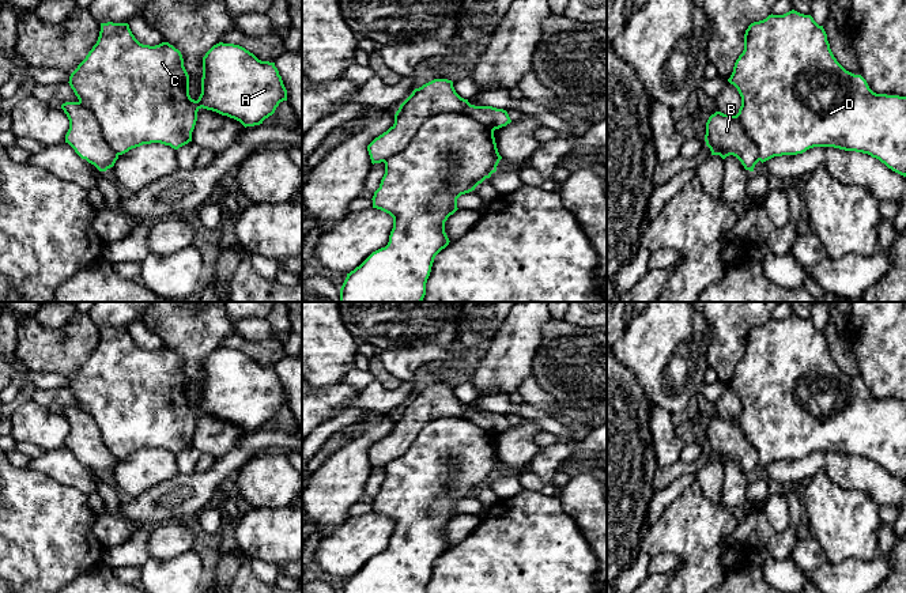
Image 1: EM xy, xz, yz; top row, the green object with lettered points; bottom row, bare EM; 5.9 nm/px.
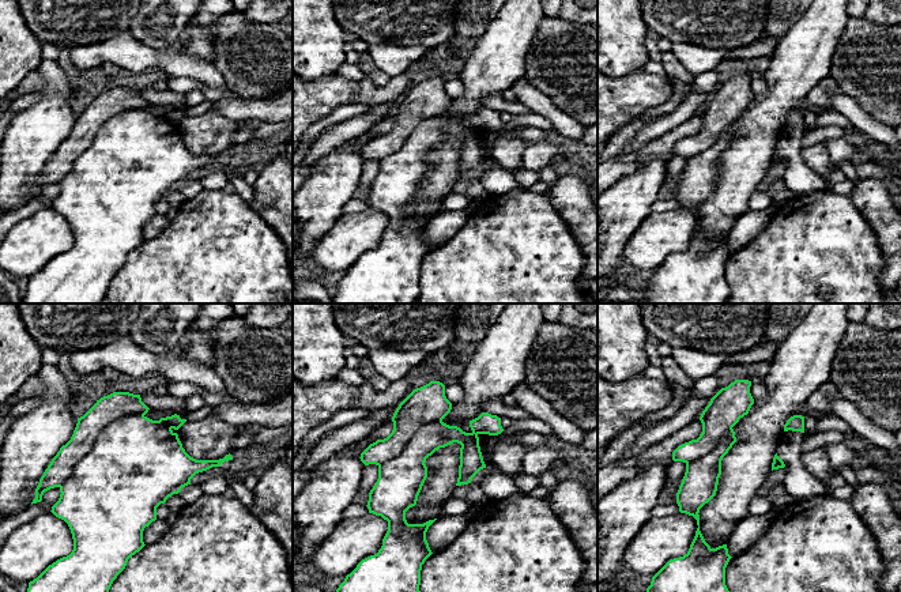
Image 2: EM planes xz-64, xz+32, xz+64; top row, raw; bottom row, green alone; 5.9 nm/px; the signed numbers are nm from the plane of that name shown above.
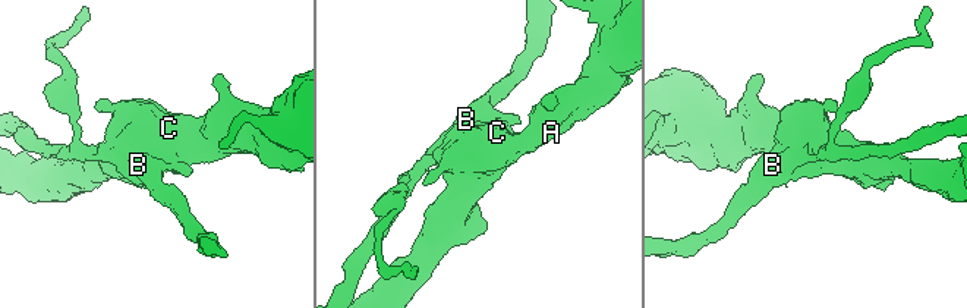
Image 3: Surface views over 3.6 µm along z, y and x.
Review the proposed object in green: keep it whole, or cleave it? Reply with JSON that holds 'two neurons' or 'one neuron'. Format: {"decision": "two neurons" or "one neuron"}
{"decision": "two neurons"}

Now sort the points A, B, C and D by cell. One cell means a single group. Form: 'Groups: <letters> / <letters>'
Groups: A C D / B

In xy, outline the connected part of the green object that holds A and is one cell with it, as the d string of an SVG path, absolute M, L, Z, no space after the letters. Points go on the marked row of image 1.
M113 22L101 23L97 44L71 73L68 83L79 103L95 116L105 141L117 155L151 143L178 150L192 141L197 112L201 107L234 118L246 128L263 124L275 113L280 102L287 101L287 90L275 63L261 61L245 48L223 42L214 45L203 57L201 94L195 101L189 95L189 75L178 49L169 42L155 46L143 45L135 38L128 23Z

